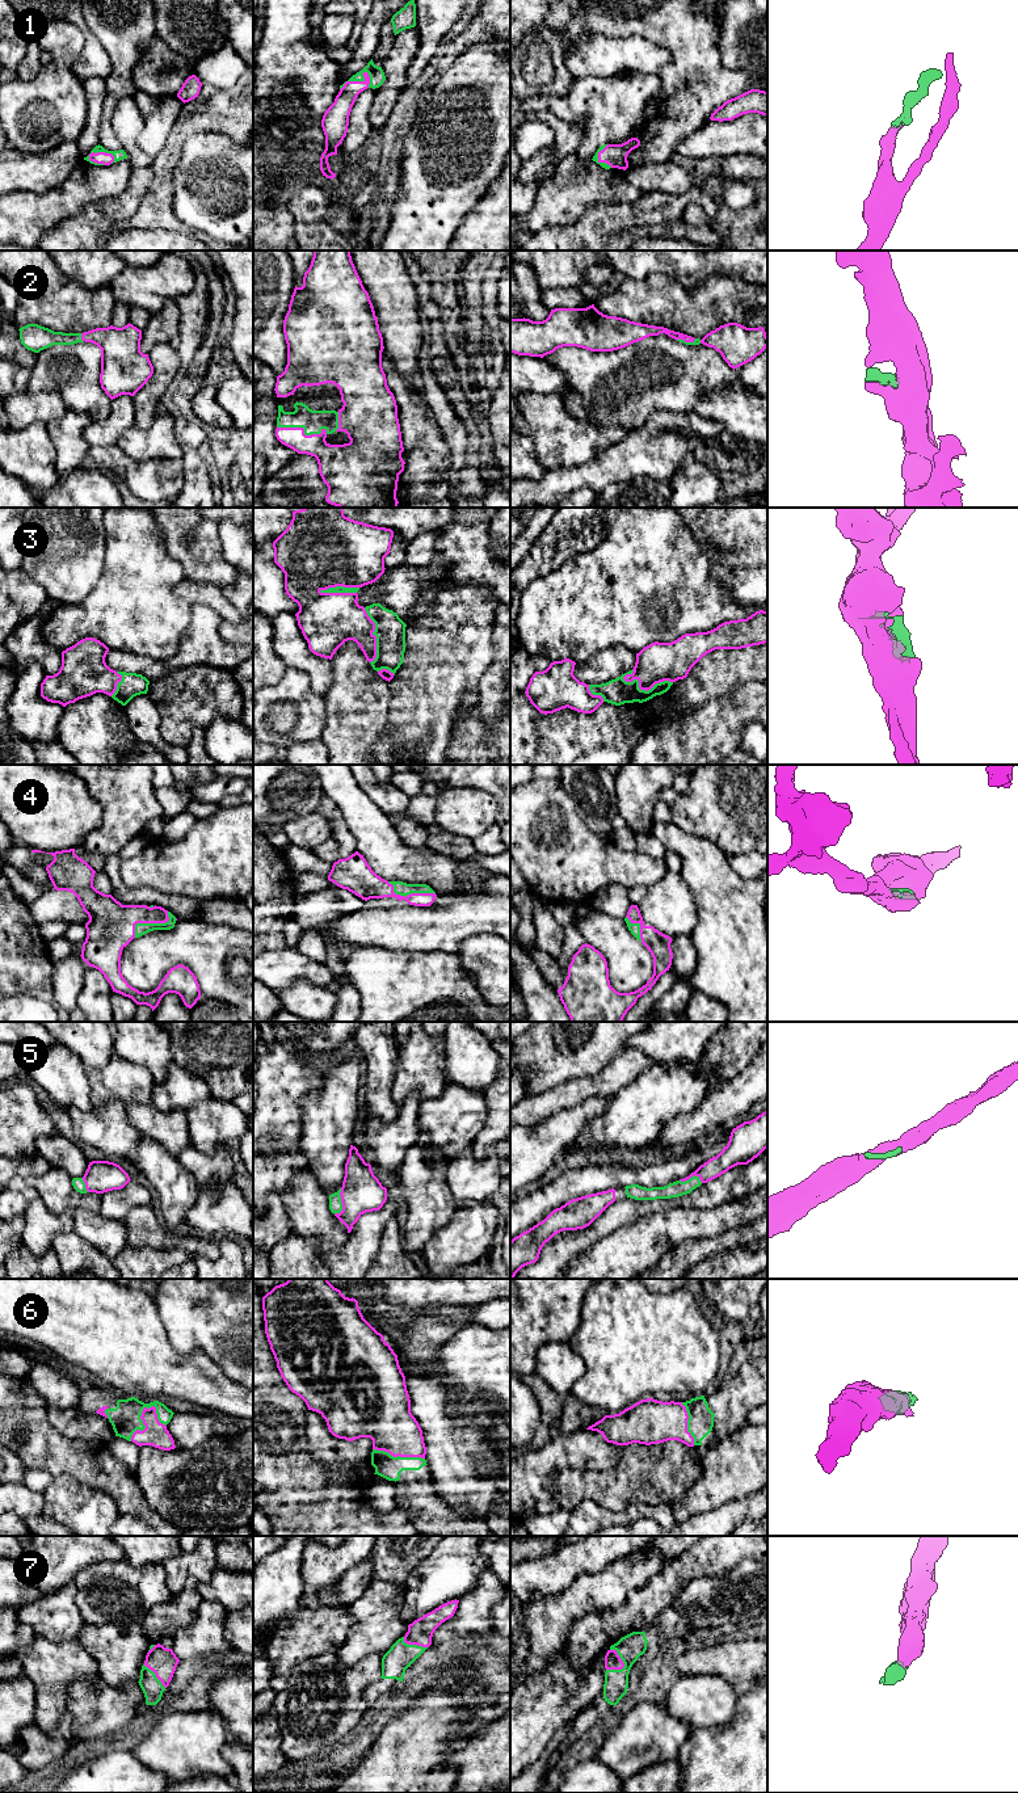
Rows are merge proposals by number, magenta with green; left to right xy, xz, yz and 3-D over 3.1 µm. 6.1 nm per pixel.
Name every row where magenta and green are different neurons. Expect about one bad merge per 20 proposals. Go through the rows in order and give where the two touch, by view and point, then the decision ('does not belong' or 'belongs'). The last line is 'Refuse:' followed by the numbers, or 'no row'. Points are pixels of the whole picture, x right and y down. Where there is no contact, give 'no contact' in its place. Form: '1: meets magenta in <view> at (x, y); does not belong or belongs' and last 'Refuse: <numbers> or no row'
1: meets magenta in xz at (357, 81); belongs
2: meets magenta in xz at (303, 430); belongs
3: meets magenta in xz at (339, 585); belongs
4: meets magenta in xy at (150, 922); belongs
5: meets magenta in xz at (341, 1202); belongs
6: meets magenta in xy at (143, 1422); belongs
7: meets magenta in yz at (619, 1658); belongs
Refuse: no row

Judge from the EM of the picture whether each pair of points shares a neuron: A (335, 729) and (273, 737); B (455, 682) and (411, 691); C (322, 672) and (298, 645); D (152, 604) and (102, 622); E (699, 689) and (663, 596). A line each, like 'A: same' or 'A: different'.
A: different
B: same
C: same
D: same
E: different

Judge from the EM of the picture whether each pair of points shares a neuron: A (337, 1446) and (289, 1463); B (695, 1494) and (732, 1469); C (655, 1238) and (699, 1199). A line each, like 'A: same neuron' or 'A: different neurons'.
A: different neurons
B: same neuron
C: different neurons

